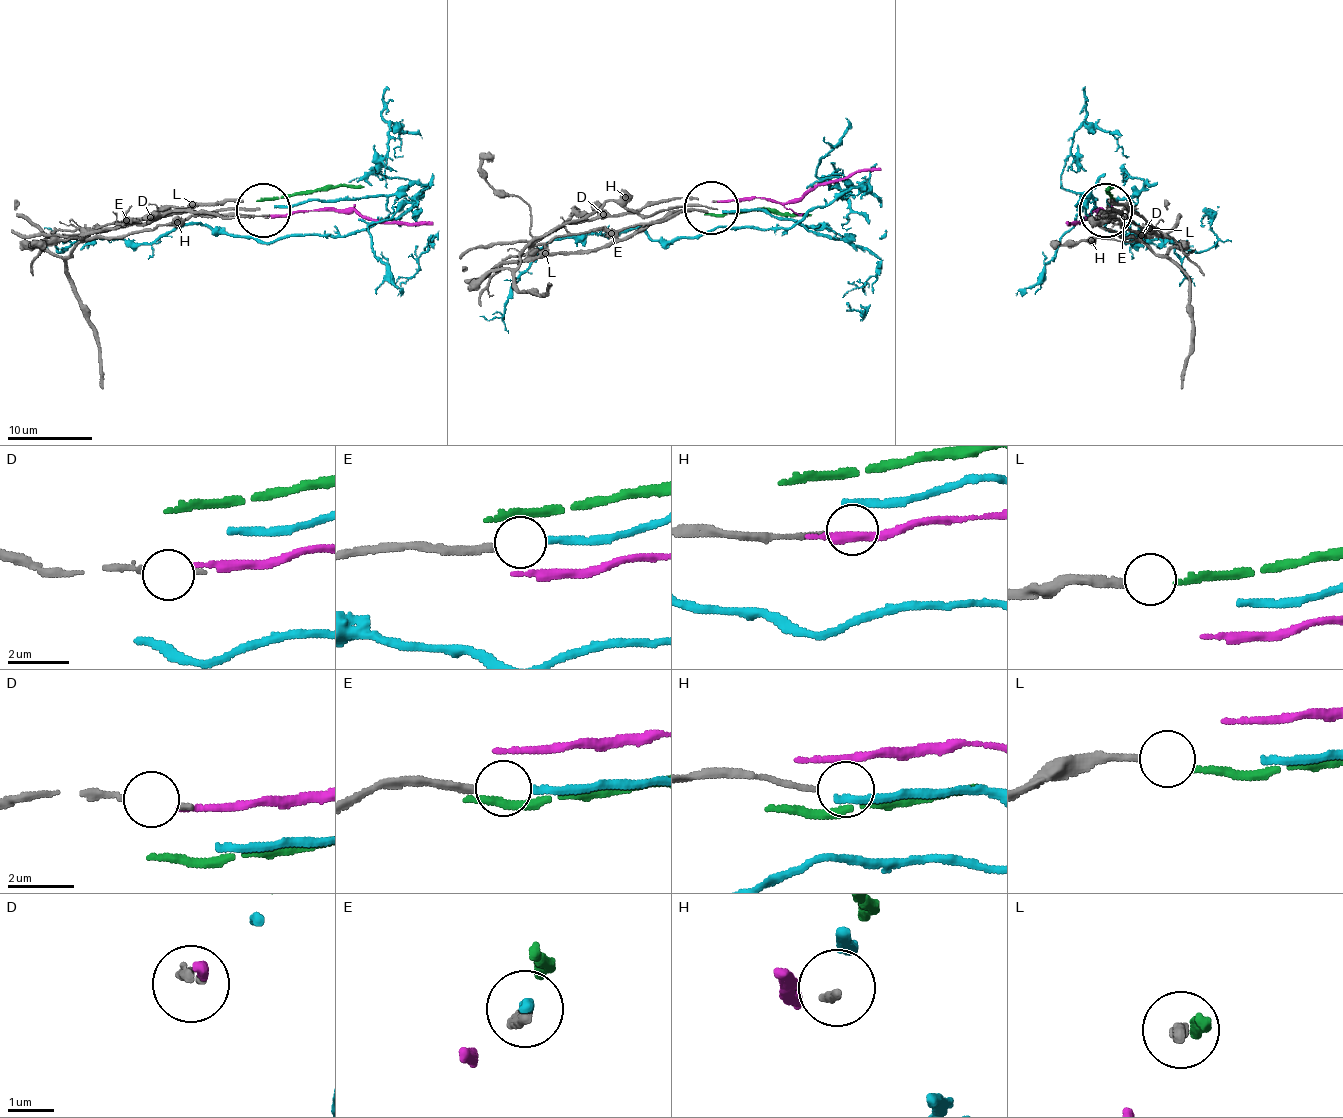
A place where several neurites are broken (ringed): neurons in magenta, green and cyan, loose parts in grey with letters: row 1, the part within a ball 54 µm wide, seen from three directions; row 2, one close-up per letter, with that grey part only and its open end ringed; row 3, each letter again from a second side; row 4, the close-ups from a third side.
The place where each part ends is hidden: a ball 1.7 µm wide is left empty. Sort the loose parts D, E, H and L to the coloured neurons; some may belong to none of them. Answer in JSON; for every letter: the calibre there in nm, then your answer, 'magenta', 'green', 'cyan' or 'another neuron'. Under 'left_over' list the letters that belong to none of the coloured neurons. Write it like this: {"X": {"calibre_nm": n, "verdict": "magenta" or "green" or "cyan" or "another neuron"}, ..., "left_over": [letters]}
{"D": {"calibre_nm": 110, "verdict": "magenta"}, "E": {"calibre_nm": 240, "verdict": "cyan"}, "H": {"calibre_nm": 160, "verdict": "another neuron"}, "L": {"calibre_nm": 240, "verdict": "green"}, "left_over": ["H"]}

